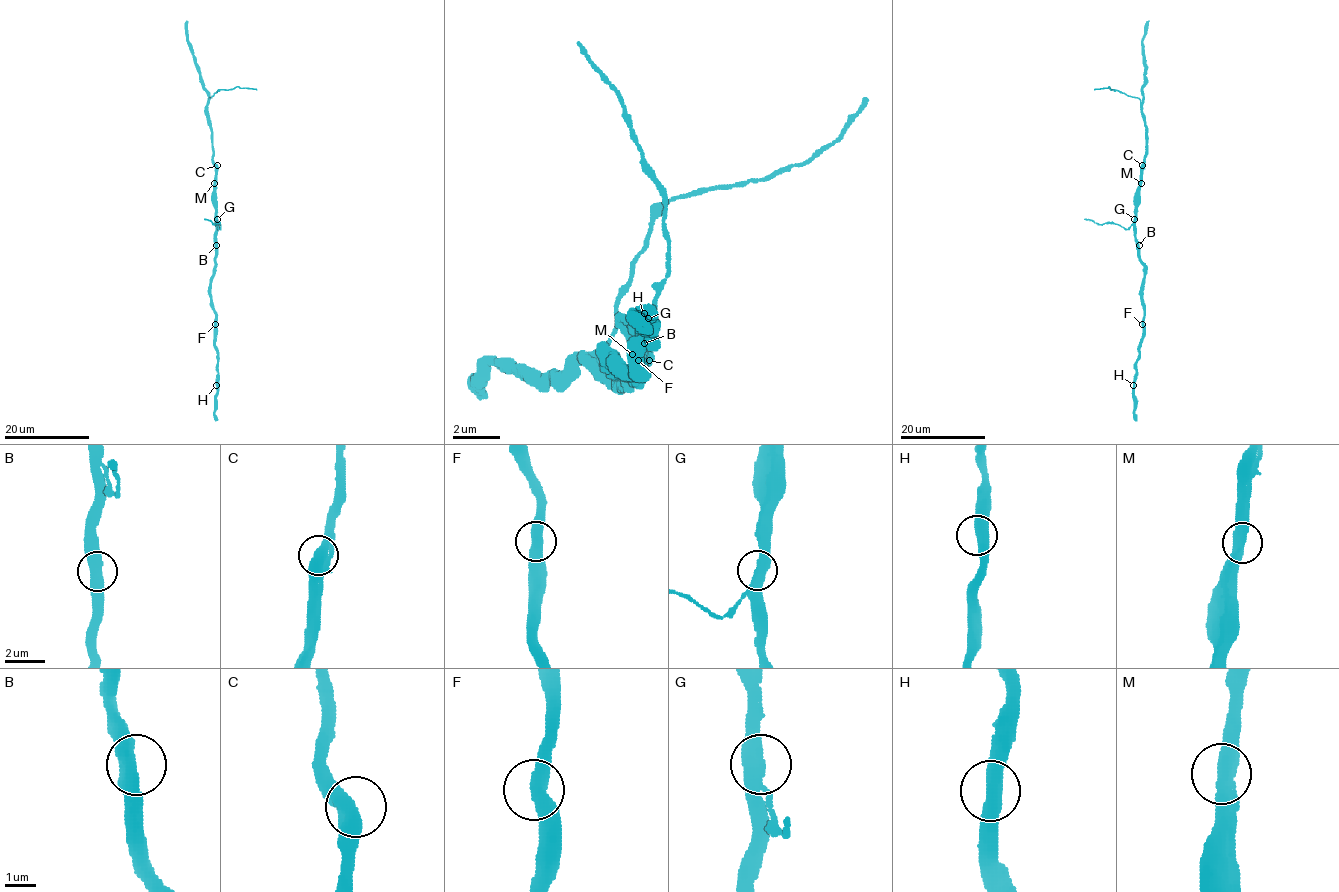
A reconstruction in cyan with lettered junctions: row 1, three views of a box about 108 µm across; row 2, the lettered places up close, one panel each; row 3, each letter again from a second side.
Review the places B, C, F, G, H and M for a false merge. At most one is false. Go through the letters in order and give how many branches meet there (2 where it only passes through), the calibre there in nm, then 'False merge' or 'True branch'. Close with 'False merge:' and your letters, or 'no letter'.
B: Branches: 2. Thickness 480 nm. True branch
C: Branches: 2. Thickness 500 nm. True branch
F: Branches: 2. Thickness 460 nm. True branch
G: Branches: 2. Thickness 480 nm. True branch
H: Branches: 2. Thickness 480 nm. True branch
M: Branches: 2. Thickness 480 nm. True branch
False merge: no letter

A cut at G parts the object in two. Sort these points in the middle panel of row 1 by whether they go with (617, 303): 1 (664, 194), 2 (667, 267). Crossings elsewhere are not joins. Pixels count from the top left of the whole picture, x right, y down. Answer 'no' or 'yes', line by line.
1: no
2: no

